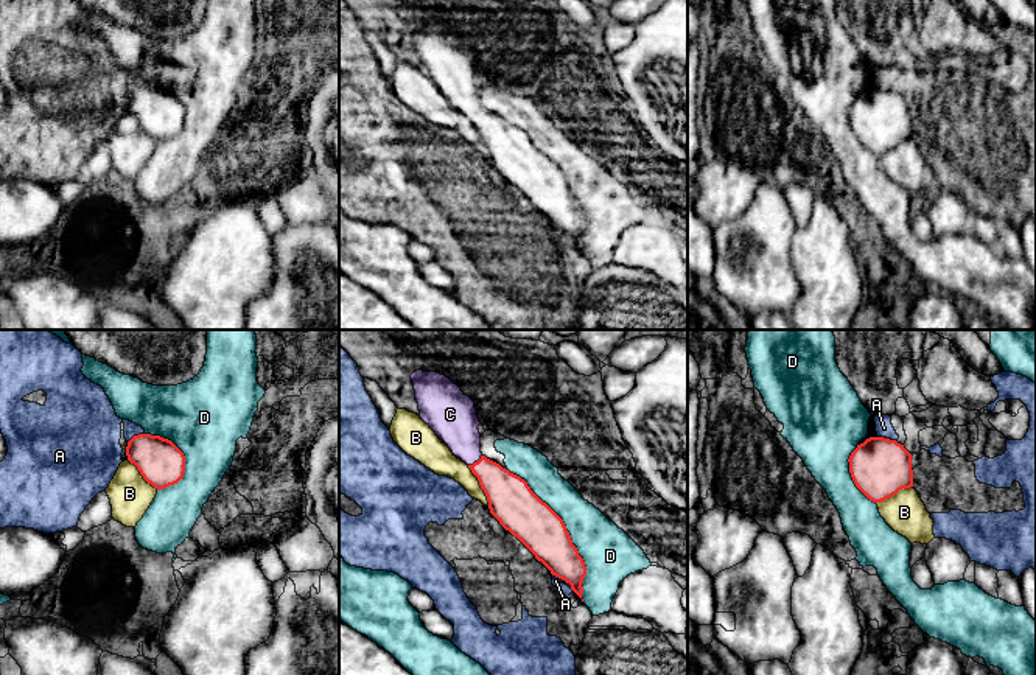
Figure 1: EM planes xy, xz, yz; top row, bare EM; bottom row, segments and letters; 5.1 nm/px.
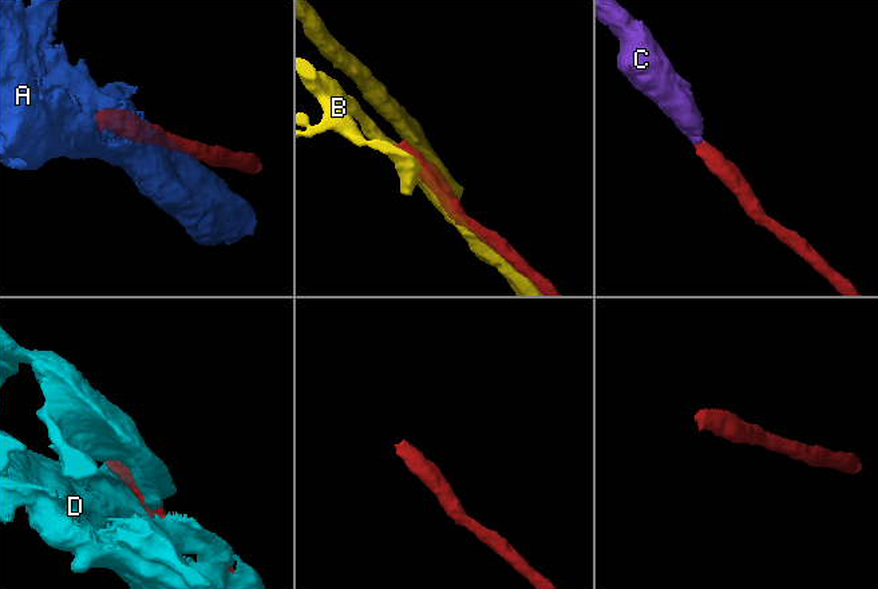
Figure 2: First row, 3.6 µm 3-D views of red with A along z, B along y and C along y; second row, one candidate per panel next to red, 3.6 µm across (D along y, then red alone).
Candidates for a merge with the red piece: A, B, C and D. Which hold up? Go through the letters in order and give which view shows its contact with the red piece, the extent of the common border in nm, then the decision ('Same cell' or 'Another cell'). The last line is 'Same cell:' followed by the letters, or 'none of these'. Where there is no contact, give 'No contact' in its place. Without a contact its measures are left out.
A: Touches red in xy. Shared border 100 nm. Another cell
B: Touches red in xz. Shared border 240 nm. Another cell
C: Touches red in xz. Shared border 90 nm. Same cell
D: Touches red in xz. Shared border 800 nm. Another cell
Same cell: C

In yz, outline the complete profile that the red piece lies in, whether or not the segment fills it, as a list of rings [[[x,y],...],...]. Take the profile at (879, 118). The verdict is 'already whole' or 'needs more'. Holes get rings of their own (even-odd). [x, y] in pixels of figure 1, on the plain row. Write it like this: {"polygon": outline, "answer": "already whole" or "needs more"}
{"polygon": [[[870,89],[848,114],[856,138],[876,156],[913,138],[912,106],[896,92]]], "answer": "already whole"}

